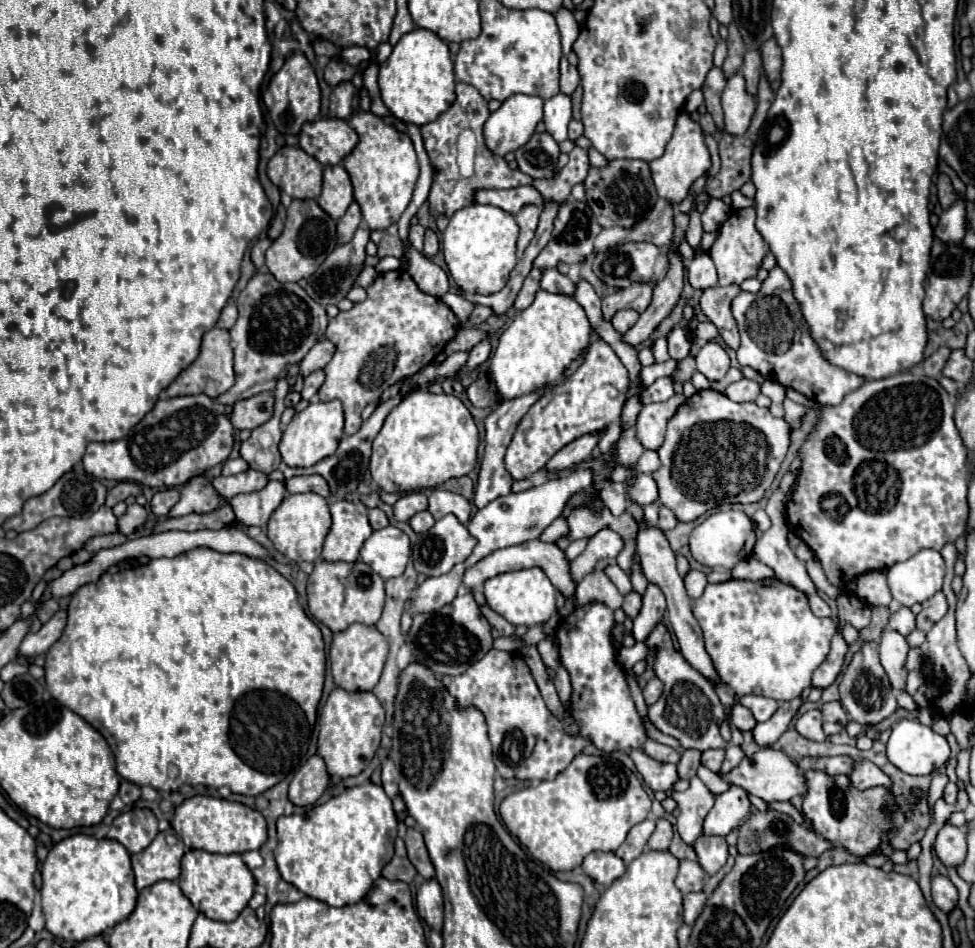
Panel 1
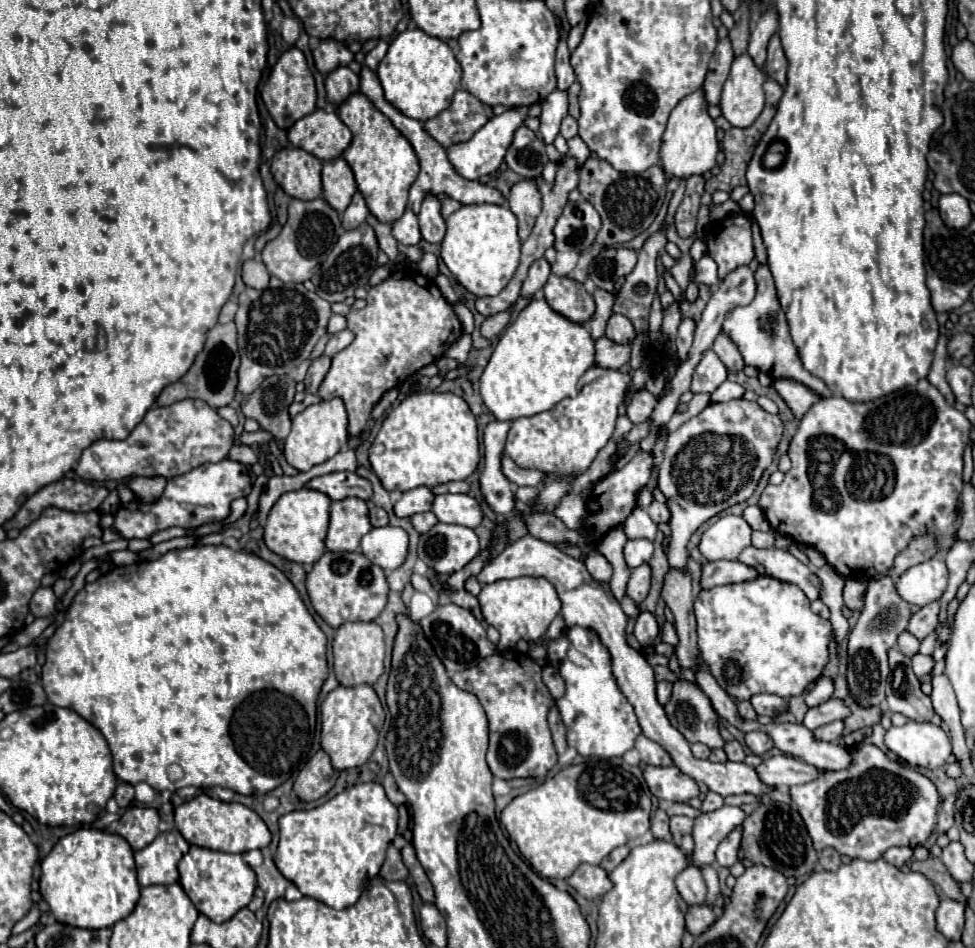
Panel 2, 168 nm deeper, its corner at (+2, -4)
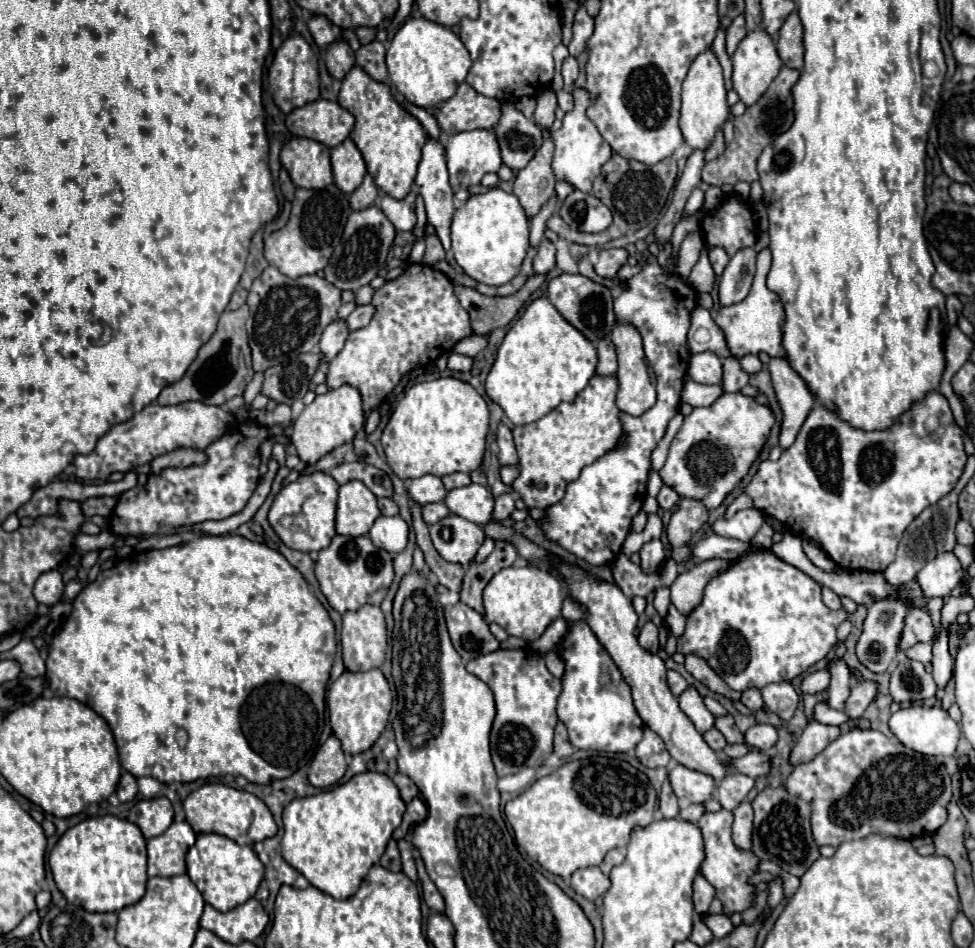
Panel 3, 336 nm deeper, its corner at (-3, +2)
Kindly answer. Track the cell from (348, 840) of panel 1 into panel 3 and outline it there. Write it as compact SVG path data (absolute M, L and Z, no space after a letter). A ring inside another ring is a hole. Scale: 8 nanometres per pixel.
M374 771L354 775L344 785L314 797L294 799L284 807L282 857L316 889L334 899L348 899L358 891L368 869L384 855L404 811L406 803L388 775Z

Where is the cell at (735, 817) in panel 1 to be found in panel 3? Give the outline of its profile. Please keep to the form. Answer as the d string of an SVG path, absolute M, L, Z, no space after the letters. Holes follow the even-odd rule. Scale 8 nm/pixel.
M720 809L716 813L706 811L698 823L698 829L702 831L702 837L704 837L704 849L706 849L706 859L700 865L700 873L714 885L716 897L724 903L726 915L732 915L734 911L744 911L746 907L750 907L750 903L754 899L754 887L750 887L746 881L754 873L756 863L758 863L754 853L740 851L732 843L732 837L730 837L732 821L734 821L732 811Z

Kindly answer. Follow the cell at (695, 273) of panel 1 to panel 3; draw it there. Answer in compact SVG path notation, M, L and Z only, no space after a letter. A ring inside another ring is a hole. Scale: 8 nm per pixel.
M708 247L708 255L710 255L710 263L712 263L714 273L716 273L716 275L720 275L720 273L726 269L726 265L728 265L730 257L728 257L728 255L726 255L726 251L724 251L724 249L720 249L720 247Z

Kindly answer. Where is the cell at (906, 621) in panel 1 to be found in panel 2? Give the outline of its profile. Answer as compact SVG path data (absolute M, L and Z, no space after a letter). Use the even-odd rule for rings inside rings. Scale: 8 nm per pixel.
M903 631L901 635L899 635L899 641L897 641L897 649L903 653L903 655L907 655L907 657L913 657L913 655L917 655L919 653L919 641L909 633L909 631Z

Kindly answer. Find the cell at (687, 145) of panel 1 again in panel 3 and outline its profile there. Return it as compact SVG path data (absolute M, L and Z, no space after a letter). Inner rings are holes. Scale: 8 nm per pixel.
M706 51L696 57L692 63L684 85L682 85L682 109L680 109L680 131L684 135L684 141L690 149L706 151L716 133L724 127L728 119L728 103L726 103L726 89L722 79L722 67L712 51Z

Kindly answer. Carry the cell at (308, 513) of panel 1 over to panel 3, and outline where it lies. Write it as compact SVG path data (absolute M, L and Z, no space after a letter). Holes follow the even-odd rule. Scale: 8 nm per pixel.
M326 473L300 475L296 481L282 487L282 491L276 495L270 507L268 521L286 547L310 553L326 549L330 545L332 537L336 535L334 513L336 513L338 489L340 485Z

